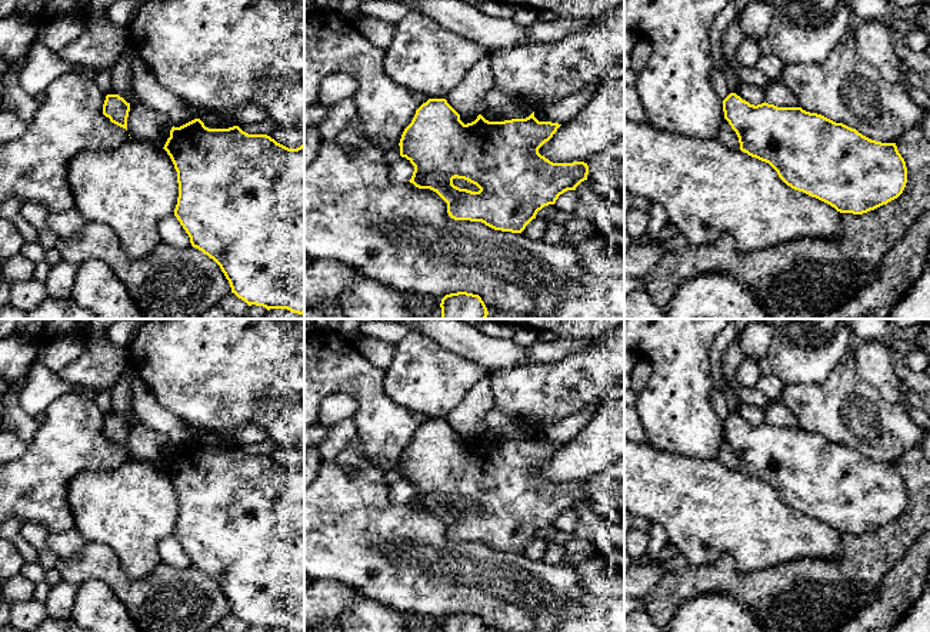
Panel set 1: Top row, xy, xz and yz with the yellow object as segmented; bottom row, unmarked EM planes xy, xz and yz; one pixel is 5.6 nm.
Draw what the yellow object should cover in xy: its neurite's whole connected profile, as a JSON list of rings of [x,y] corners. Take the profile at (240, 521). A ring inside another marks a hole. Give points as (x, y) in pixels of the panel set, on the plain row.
[[[194,439],[180,448],[171,448],[170,458],[164,468],[177,492],[179,518],[174,536],[190,558],[193,568],[213,579],[230,603],[231,613],[244,621],[249,626],[270,629],[287,629],[304,632],[304,465],[289,469],[267,455],[249,455],[239,446],[229,449],[209,449],[200,439]]]

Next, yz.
[[[736,413],[723,420],[723,432],[741,472],[769,483],[791,509],[840,533],[867,533],[897,519],[906,508],[907,488],[896,463],[871,460],[856,449],[801,428],[777,428],[766,422],[754,426]]]

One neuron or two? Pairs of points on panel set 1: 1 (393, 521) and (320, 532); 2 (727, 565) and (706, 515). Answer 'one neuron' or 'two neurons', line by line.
1: one neuron
2: two neurons

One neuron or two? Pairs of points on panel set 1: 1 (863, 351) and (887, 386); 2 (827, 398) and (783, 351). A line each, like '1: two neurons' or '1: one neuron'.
1: one neuron
2: two neurons

